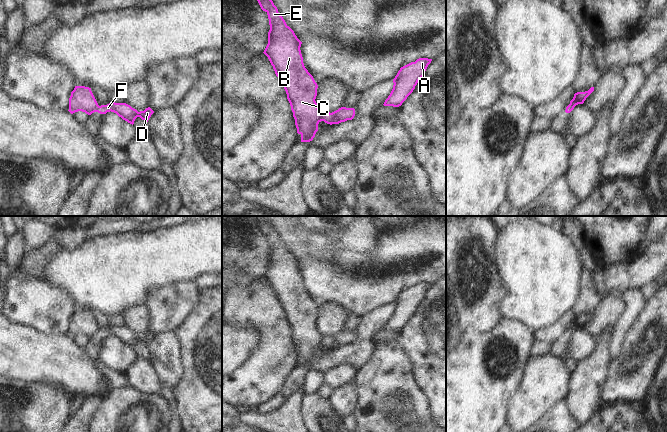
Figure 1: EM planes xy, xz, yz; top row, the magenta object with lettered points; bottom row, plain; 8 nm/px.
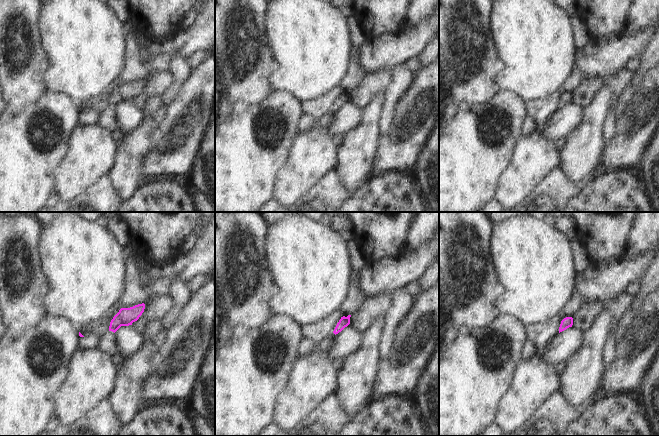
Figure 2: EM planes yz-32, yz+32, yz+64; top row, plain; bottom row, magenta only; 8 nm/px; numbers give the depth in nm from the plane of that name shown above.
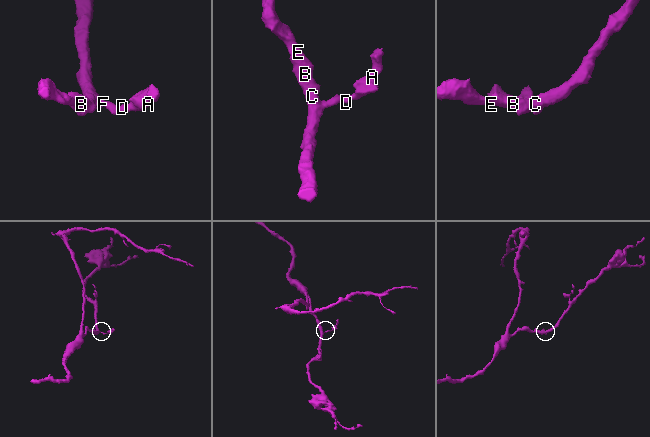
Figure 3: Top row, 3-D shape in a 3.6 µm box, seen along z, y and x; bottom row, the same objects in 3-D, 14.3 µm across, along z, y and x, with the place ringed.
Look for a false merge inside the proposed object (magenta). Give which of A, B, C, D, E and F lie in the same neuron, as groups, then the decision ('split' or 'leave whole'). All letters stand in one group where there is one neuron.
A D F / B C E | split

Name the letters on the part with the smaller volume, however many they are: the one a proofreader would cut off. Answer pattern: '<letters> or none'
A, D, F

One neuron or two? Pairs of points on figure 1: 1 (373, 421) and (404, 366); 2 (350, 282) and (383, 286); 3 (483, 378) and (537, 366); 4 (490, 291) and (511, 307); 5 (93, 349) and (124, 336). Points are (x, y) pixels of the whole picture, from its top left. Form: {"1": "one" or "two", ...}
{"1": "one", "2": "one", "3": "two", "4": "two", "5": "one"}

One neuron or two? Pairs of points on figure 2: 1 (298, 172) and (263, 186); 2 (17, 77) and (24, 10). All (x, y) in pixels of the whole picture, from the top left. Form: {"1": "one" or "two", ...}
{"1": "two", "2": "one"}

